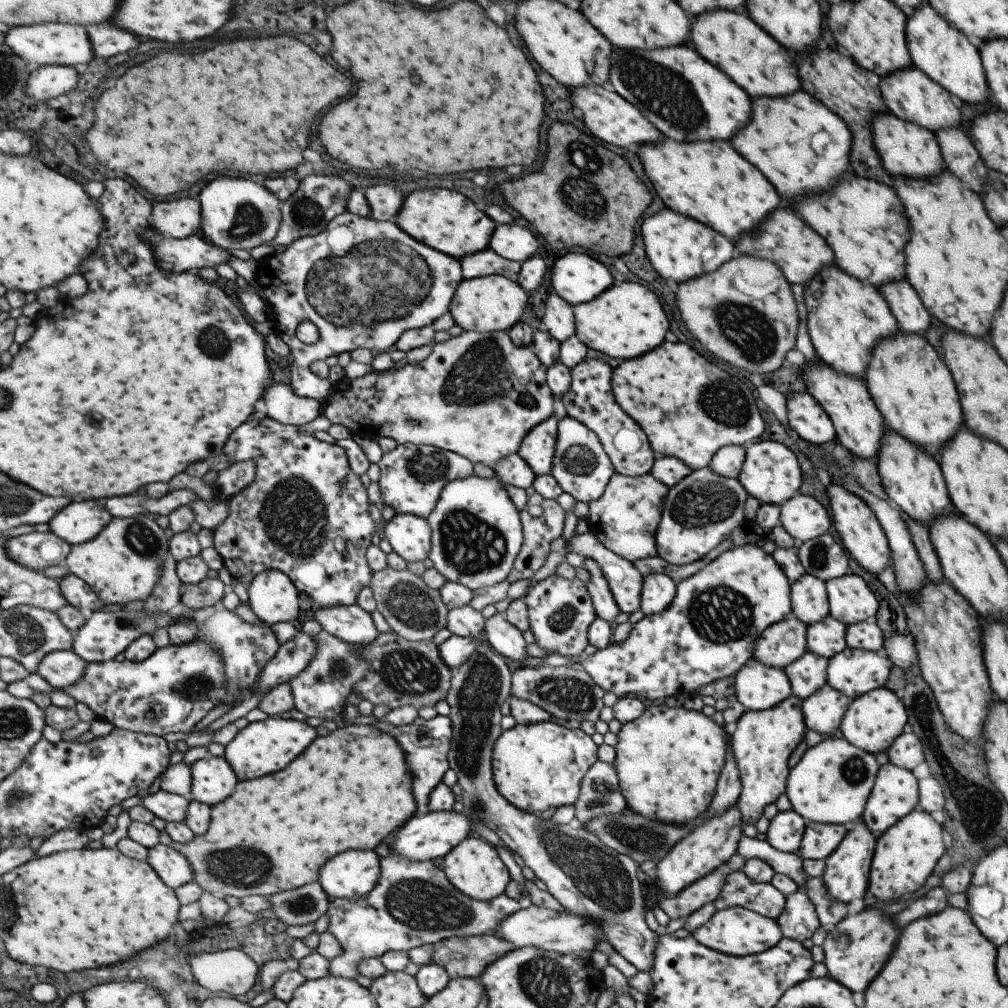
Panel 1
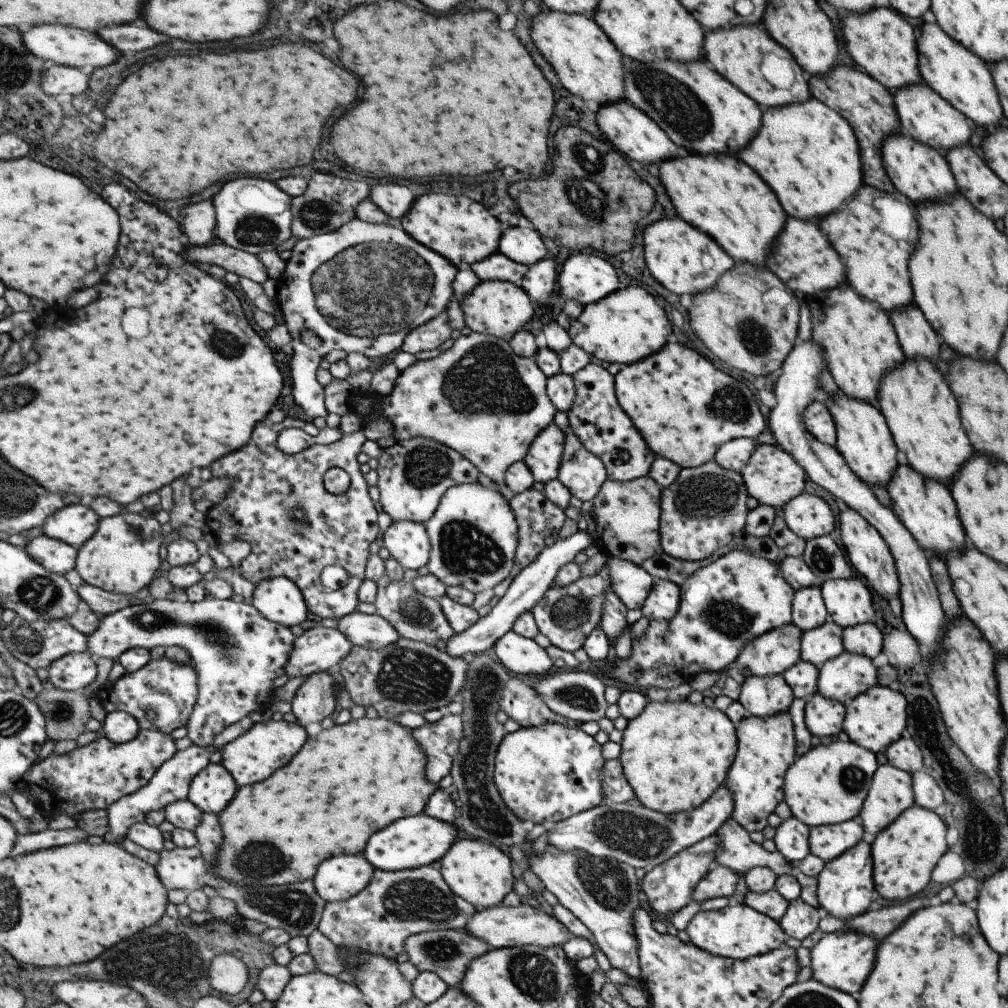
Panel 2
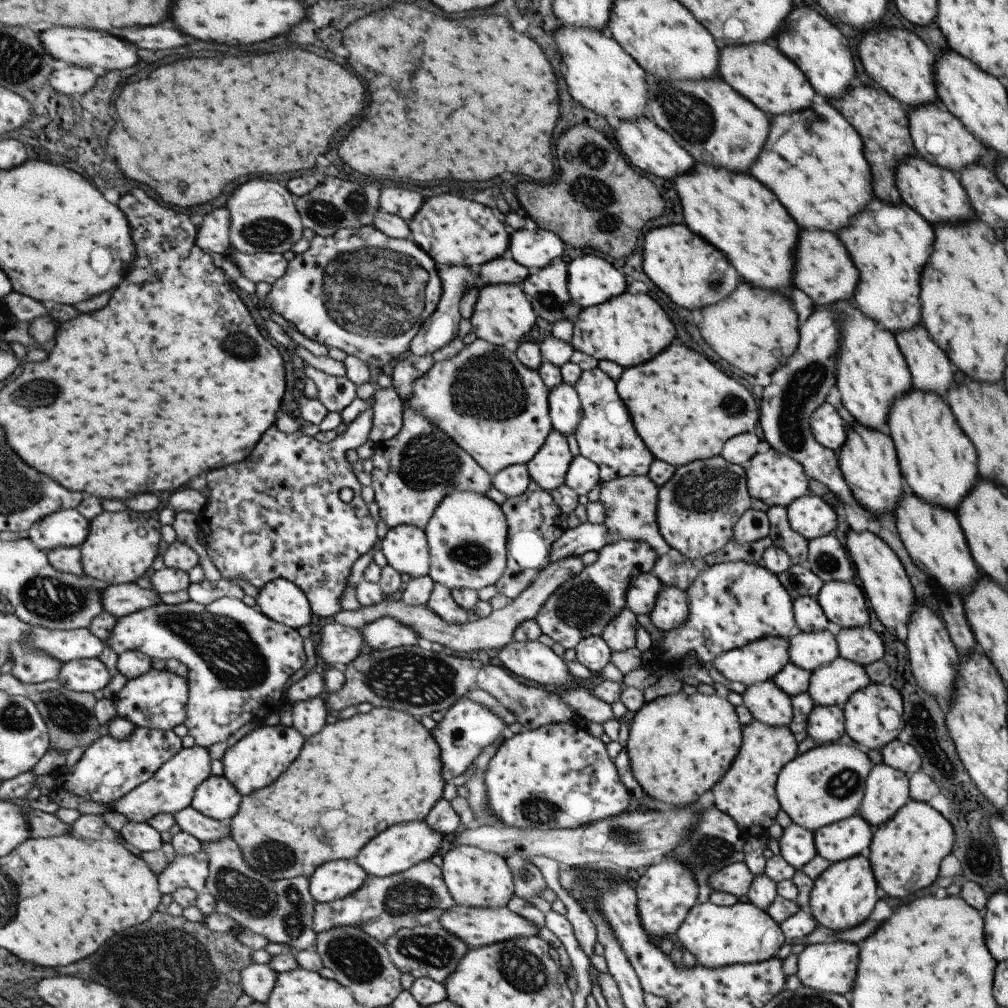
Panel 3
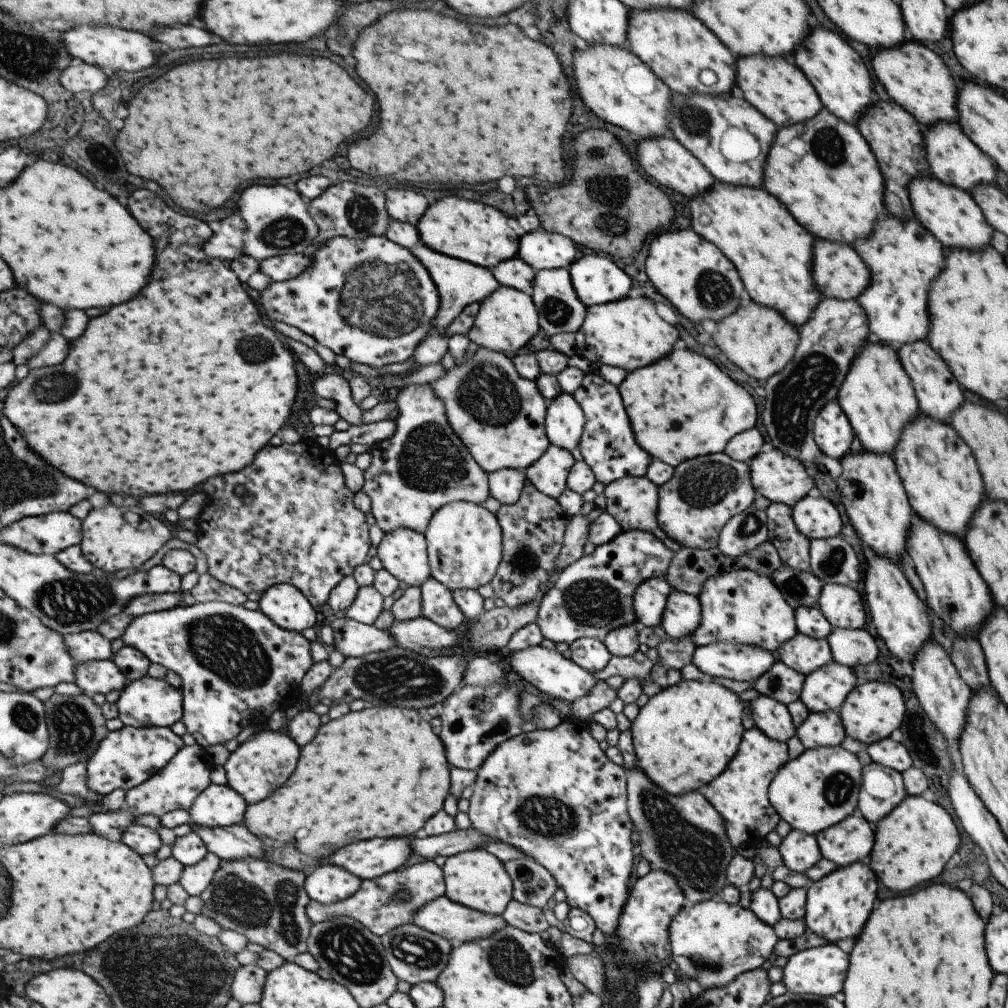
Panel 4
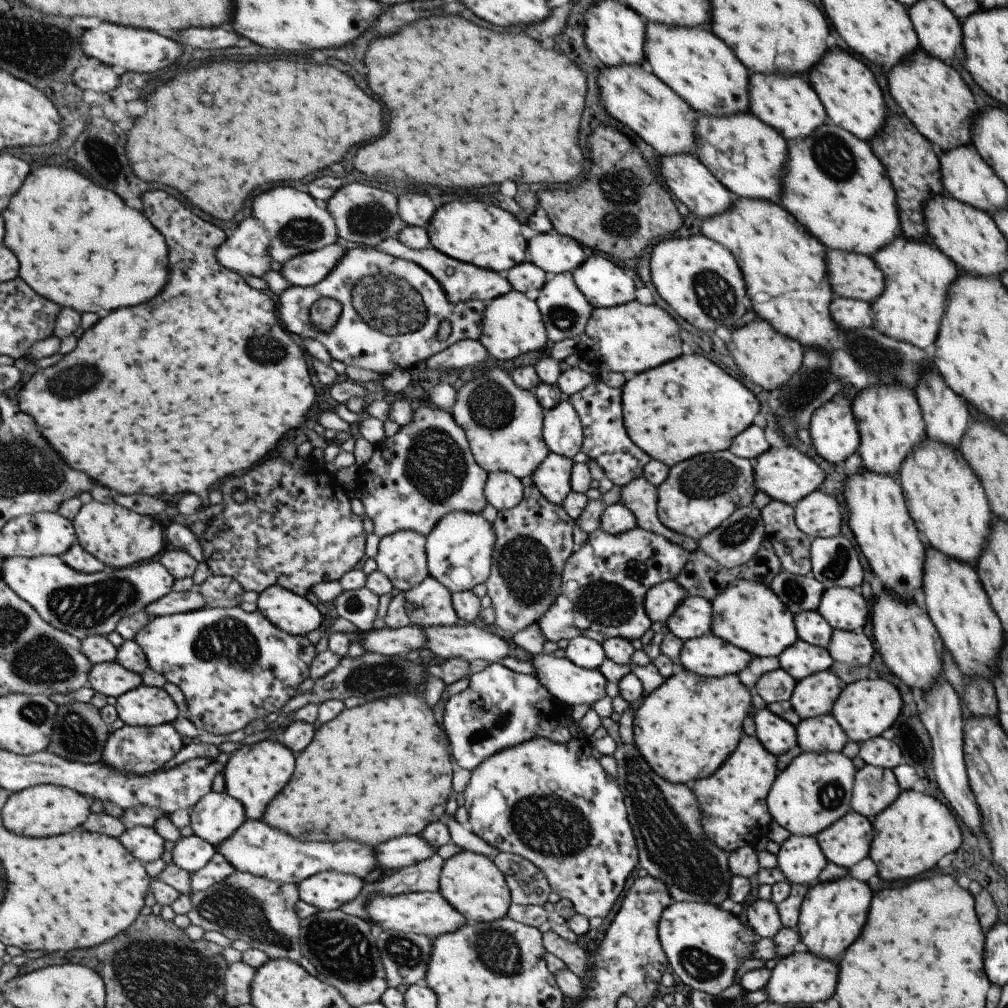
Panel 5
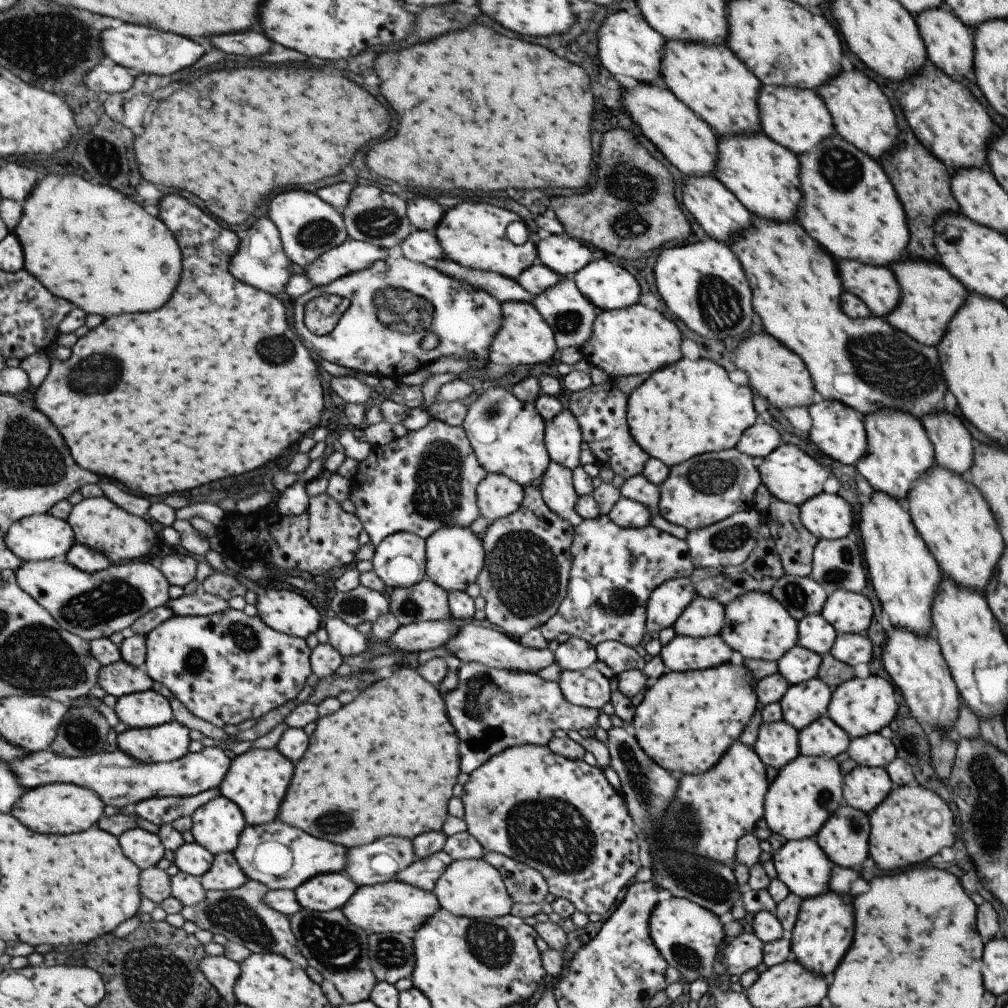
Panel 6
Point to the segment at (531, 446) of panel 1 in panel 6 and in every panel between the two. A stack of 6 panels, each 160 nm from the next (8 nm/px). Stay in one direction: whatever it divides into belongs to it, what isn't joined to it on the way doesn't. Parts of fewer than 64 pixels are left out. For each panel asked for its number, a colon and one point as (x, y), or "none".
2: (544, 452)
3: (547, 467)
4: (548, 473)
5: (551, 478)
6: (556, 489)

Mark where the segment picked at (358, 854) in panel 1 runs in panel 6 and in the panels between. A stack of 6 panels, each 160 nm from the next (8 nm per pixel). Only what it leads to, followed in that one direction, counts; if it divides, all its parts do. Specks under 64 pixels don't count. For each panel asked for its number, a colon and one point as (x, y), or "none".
2: (341, 876)
3: (333, 880)
4: (328, 883)
5: (329, 890)
6: (327, 892)

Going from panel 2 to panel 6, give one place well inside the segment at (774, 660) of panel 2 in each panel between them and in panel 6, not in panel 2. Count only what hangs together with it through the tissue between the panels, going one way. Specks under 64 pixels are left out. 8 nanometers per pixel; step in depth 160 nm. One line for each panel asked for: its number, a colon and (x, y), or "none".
3: (759, 660)
4: (734, 661)
5: (708, 656)
6: (681, 653)

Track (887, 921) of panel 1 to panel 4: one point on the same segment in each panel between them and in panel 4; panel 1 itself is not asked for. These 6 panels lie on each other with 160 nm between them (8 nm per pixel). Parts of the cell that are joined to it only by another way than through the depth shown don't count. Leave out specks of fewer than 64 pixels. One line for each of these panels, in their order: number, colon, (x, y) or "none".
2: (842, 960)
3: (830, 967)
4: (821, 971)

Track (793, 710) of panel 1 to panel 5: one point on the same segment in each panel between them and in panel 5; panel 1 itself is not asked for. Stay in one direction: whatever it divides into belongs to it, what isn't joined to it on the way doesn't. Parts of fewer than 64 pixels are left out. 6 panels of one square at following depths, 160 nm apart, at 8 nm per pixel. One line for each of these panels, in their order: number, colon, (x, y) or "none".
2: (765, 747)
3: (746, 793)
4: (739, 794)
5: (732, 800)

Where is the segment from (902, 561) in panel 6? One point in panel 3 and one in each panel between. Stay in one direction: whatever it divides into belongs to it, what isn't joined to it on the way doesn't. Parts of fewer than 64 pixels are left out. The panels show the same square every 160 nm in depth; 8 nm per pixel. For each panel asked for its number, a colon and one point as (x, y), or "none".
3: (867, 460)
4: (875, 502)
5: (877, 516)

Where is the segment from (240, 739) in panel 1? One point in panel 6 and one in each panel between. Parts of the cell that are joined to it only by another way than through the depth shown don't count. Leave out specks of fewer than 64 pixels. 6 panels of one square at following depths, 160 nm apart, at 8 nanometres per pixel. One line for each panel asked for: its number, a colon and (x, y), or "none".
2: (257, 754)
3: (257, 760)
4: (259, 766)
5: (256, 774)
6: (258, 780)

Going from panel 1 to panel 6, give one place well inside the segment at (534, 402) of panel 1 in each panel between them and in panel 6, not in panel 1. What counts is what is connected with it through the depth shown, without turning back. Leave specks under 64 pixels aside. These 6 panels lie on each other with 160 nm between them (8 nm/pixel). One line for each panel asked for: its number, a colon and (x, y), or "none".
2: (477, 397)
3: (494, 408)
4: (498, 415)
5: (502, 423)
6: (506, 435)

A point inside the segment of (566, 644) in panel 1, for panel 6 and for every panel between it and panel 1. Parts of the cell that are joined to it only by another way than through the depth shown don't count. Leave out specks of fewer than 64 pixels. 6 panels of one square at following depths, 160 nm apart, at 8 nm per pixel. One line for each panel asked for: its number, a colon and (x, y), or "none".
2: (565, 615)
3: (584, 603)
4: (593, 595)
5: (603, 583)
6: (613, 570)

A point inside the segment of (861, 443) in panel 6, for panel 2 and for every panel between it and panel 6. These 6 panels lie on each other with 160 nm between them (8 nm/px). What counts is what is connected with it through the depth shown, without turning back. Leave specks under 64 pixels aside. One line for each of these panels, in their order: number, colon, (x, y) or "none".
2: (816, 418)
3: (827, 428)
4: (832, 433)
5: (833, 433)

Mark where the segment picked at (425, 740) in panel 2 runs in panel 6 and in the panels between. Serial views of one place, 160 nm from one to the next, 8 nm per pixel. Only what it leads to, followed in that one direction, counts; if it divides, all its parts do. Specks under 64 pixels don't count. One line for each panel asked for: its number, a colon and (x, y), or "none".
3: (465, 728)
4: (475, 720)
5: (499, 708)
6: (491, 709)

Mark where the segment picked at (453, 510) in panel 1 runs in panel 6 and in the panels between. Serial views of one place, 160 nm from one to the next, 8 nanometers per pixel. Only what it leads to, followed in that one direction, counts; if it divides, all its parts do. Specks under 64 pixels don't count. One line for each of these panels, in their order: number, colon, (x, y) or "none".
2: (473, 535)
3: (466, 535)
4: (463, 540)
5: (458, 549)
6: (453, 555)

